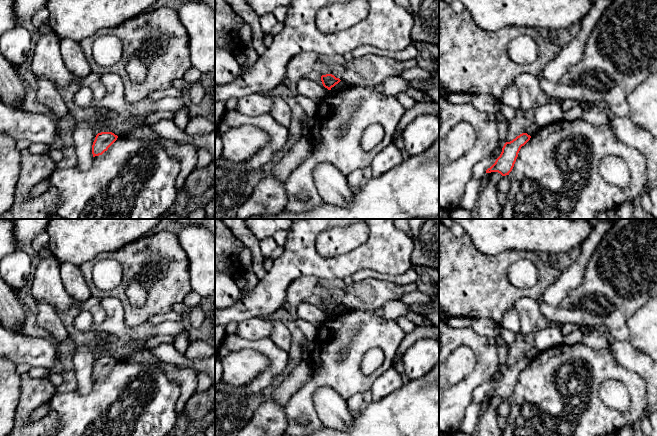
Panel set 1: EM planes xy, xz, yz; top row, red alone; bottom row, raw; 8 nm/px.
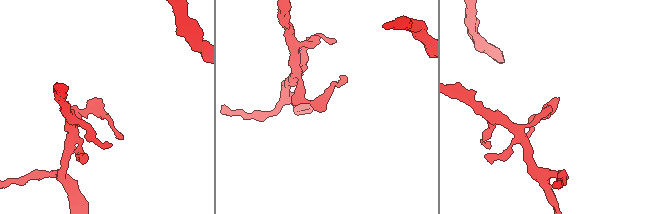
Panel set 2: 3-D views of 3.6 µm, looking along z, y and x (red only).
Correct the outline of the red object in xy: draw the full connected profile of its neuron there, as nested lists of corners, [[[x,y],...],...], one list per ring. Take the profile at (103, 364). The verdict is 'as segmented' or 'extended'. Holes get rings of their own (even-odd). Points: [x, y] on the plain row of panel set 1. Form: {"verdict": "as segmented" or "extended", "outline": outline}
{"verdict": "as segmented", "outline": [[[101,356],[95,361],[92,369],[93,381],[102,379],[117,364],[118,360],[112,356]]]}

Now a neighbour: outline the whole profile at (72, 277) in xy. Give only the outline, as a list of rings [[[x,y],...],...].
[[[60,263],[60,277],[66,291],[76,302],[85,301],[92,296],[80,266]]]

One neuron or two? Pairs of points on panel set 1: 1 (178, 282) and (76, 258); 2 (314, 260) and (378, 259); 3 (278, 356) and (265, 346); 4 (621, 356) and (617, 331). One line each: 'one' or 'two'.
1: two
2: one
3: one
4: two

